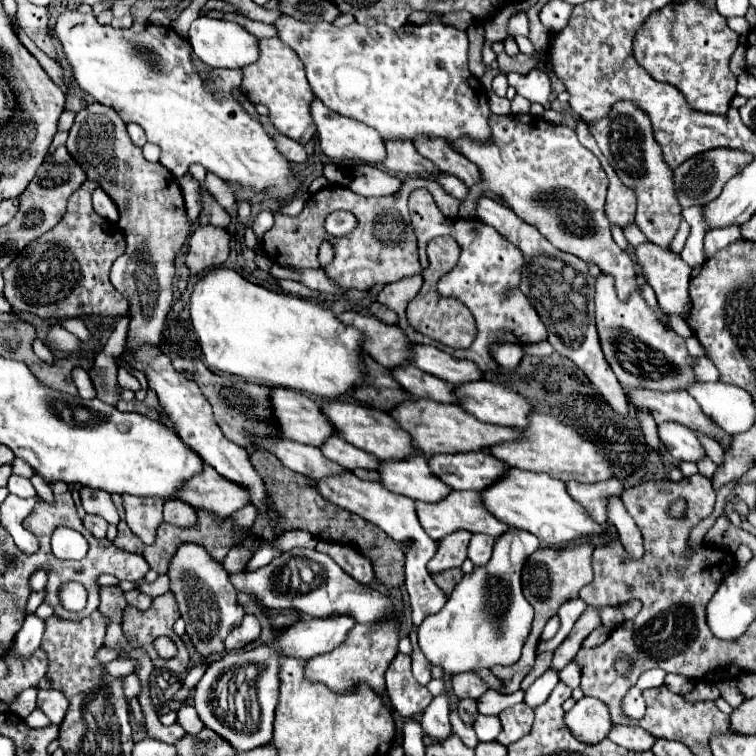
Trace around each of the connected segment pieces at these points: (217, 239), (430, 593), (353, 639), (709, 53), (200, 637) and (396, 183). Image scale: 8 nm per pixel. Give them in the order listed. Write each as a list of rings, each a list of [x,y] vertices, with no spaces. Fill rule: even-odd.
[[[198,226],[190,236],[186,266],[190,274],[200,274],[210,268],[220,268],[230,252],[230,236],[226,230]]]
[[[344,472],[344,474],[338,474],[338,476],[330,476],[326,480],[312,480],[318,488],[318,492],[322,492],[322,496],[326,496],[326,500],[346,508],[348,512],[354,512],[358,516],[362,516],[364,520],[376,524],[378,528],[382,528],[392,540],[396,540],[402,550],[404,550],[404,556],[406,556],[406,564],[404,564],[404,576],[406,576],[406,590],[410,594],[410,606],[412,606],[412,632],[410,632],[410,642],[412,642],[412,673],[414,678],[420,682],[420,684],[428,684],[428,680],[432,678],[430,674],[430,668],[432,664],[424,658],[424,654],[420,652],[418,648],[418,642],[416,642],[416,628],[418,624],[430,616],[430,614],[436,614],[444,604],[446,604],[446,596],[442,596],[442,590],[436,588],[434,580],[430,578],[430,574],[426,572],[426,562],[436,554],[438,550],[438,542],[432,540],[420,526],[418,522],[418,516],[416,516],[416,506],[414,506],[414,500],[410,498],[404,498],[404,496],[398,496],[390,490],[386,490],[382,484],[378,482],[364,482],[360,478],[356,478],[352,472]]]
[[[384,620],[376,622],[372,626],[366,624],[356,624],[356,628],[350,630],[350,636],[342,646],[338,646],[334,652],[320,654],[308,660],[306,666],[306,676],[310,680],[324,682],[330,690],[334,692],[346,692],[354,688],[358,682],[368,682],[370,688],[376,694],[384,694],[384,672],[388,664],[394,660],[398,654],[398,640],[400,640],[400,620]]]
[[[664,8],[654,12],[646,24],[640,28],[638,36],[634,38],[634,56],[638,60],[638,64],[642,68],[646,68],[646,72],[658,80],[658,82],[668,82],[672,86],[676,86],[688,100],[688,104],[692,108],[698,108],[700,112],[714,112],[714,114],[724,114],[728,108],[730,108],[730,102],[732,98],[736,96],[736,76],[730,72],[728,64],[730,64],[730,58],[738,46],[738,34],[732,32],[726,24],[726,18],[718,18],[716,10],[710,10],[708,14],[712,16],[702,16],[702,10],[692,18],[690,18],[690,10],[682,10],[684,12],[684,28],[664,28]],[[706,20],[714,20],[712,24],[716,26],[688,26],[688,24],[706,24]]]
[[[182,544],[168,568],[170,590],[174,592],[182,620],[186,622],[186,634],[202,658],[224,652],[224,640],[230,630],[242,624],[244,608],[236,602],[236,590],[228,580],[228,572],[218,564],[202,546]]]
[[[364,164],[352,170],[348,188],[360,196],[392,196],[402,188],[402,180],[390,176],[386,170]]]

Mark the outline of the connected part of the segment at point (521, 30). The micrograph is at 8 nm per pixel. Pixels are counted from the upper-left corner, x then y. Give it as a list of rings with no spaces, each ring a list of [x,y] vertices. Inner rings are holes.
[[[520,12],[520,14],[510,18],[508,38],[516,38],[516,36],[528,36],[528,18],[526,18],[526,12]]]

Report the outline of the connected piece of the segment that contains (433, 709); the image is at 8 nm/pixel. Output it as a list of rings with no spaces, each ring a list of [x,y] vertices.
[[[446,694],[436,696],[428,704],[428,708],[424,710],[424,714],[420,718],[420,724],[422,724],[424,732],[428,736],[436,738],[438,742],[446,740],[452,734],[452,726],[450,726],[450,720],[448,720],[448,714],[450,714],[448,706],[450,706],[450,700],[448,700]]]

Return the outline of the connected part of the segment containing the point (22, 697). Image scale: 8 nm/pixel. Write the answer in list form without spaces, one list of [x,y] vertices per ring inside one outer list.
[[[36,688],[24,690],[9,706],[10,711],[19,718],[25,719],[37,707],[37,692]]]

